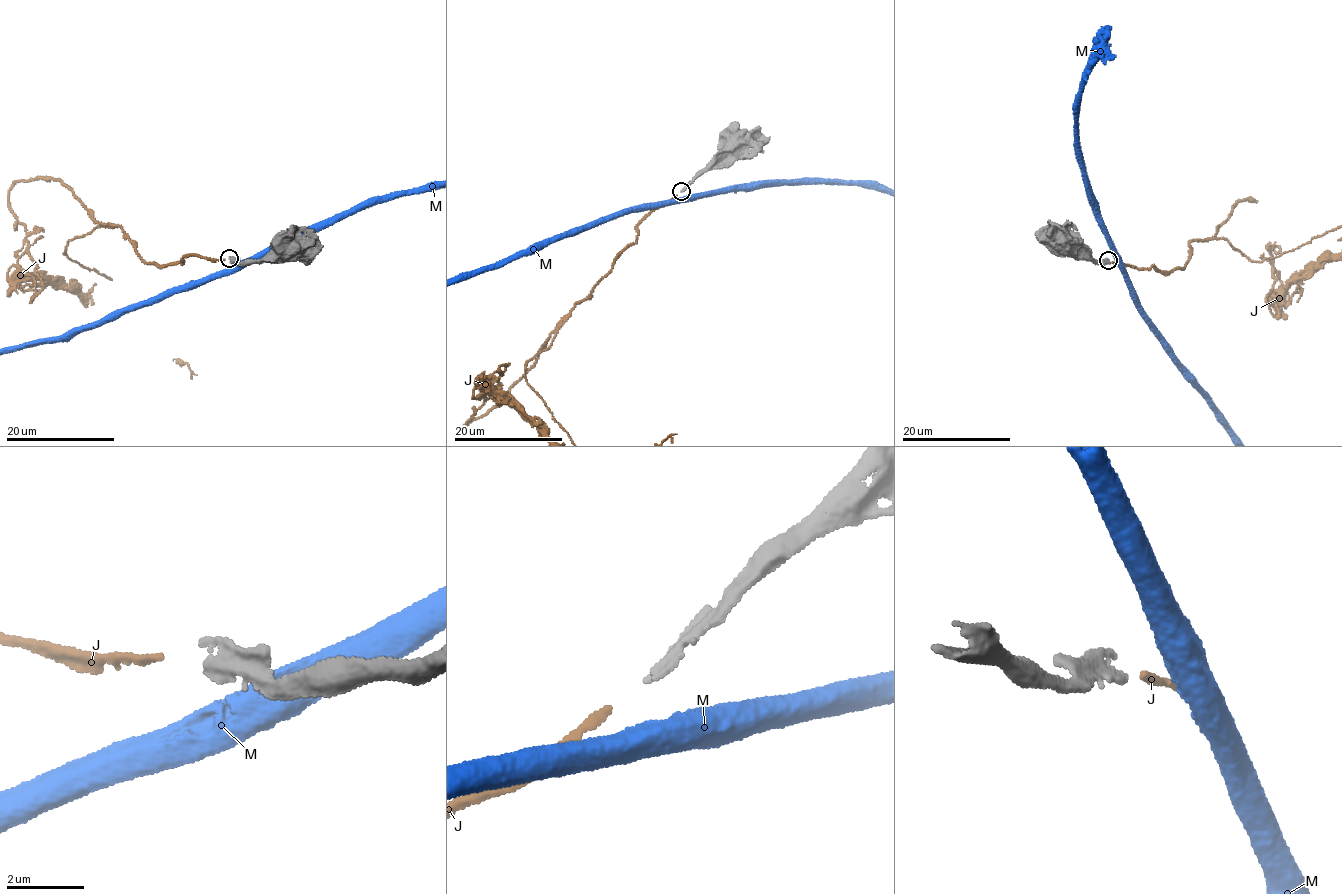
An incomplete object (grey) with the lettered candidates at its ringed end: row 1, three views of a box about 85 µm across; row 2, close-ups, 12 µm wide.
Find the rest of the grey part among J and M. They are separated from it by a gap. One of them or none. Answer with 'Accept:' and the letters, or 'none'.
Accept: J

